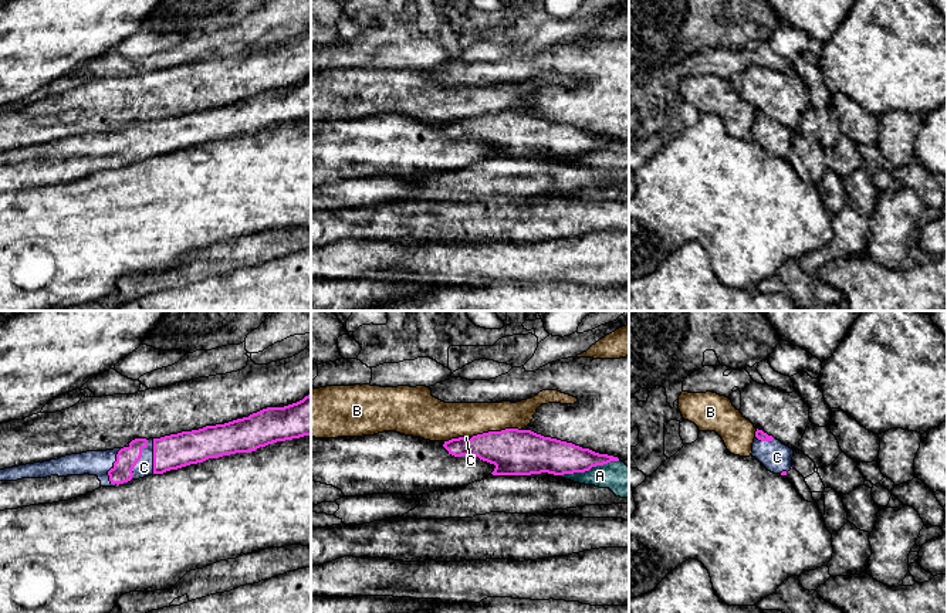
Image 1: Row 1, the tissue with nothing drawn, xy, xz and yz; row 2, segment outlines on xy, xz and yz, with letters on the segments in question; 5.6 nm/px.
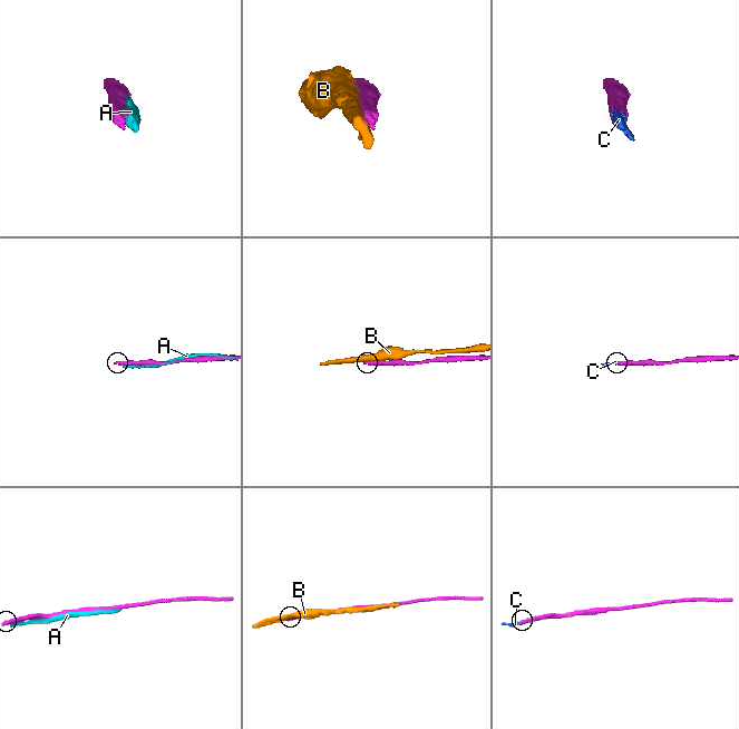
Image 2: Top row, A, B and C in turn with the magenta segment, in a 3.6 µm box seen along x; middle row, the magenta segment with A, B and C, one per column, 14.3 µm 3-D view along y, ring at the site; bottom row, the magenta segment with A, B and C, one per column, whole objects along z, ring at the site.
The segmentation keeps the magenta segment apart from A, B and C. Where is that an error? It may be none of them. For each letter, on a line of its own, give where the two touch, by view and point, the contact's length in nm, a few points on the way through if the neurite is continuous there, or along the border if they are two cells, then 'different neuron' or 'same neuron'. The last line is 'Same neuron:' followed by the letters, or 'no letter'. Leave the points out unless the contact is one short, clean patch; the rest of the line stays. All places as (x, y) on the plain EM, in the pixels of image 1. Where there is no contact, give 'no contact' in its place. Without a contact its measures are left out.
A: xz (589, 151) | 360 nm | different neuron
B: xz (496, 114) | 280 nm | different neuron
C: xy (139, 141) | 240 nm | across xy (127, 139), (139, 141), (144, 149) | same neuron
Same neuron: C

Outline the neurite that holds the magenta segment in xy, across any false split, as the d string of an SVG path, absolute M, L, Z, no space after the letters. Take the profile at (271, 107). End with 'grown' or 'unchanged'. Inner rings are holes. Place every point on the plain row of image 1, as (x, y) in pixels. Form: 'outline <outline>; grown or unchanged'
outline M311 77L224 106L160 121L135 121L124 131L0 152L0 193L68 183L101 169L115 169L209 140L251 135L304 118L311 118Z; grown

